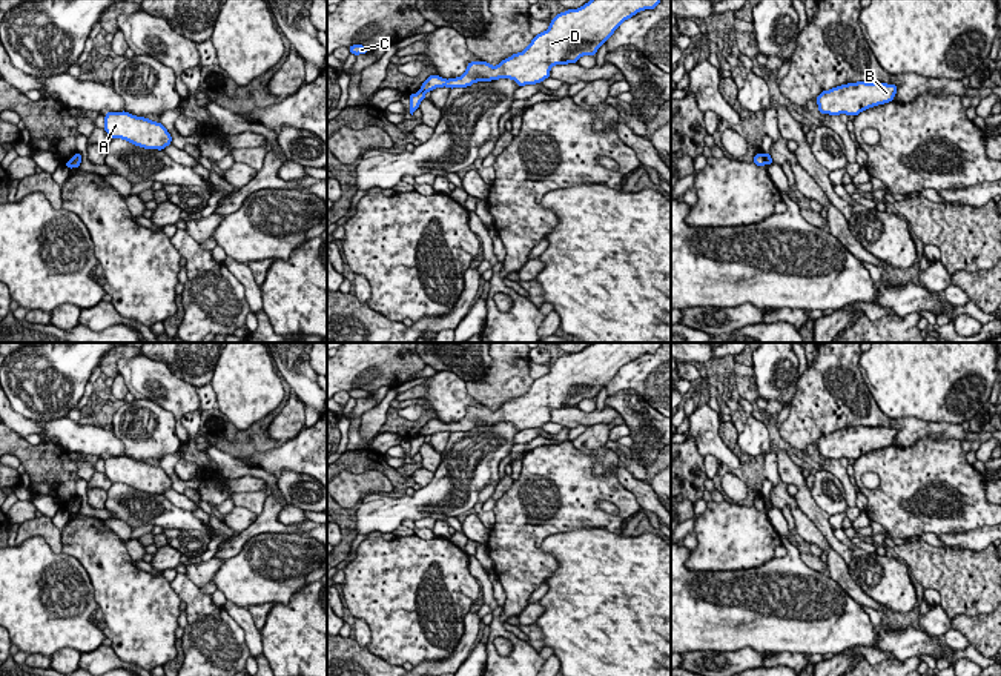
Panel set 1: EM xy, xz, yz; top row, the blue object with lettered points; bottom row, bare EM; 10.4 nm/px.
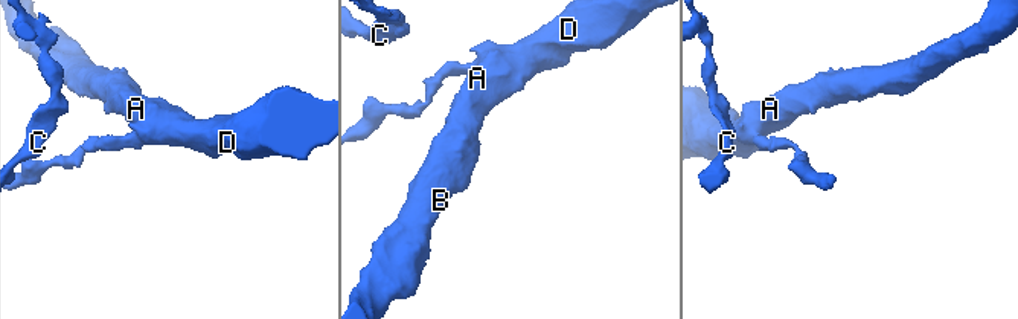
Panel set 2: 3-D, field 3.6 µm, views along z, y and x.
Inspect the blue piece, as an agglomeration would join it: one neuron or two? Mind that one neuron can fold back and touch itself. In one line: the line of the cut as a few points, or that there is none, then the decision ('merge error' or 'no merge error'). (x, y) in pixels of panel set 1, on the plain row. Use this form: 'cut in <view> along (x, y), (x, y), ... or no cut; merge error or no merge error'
cut in xz along (421, 434), (424, 437); merge error

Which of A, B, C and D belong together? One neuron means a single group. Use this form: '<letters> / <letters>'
A B D / C

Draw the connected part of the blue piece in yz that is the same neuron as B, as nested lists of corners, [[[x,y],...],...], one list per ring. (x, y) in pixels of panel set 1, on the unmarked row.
[[[847,427],[823,435],[817,441],[817,449],[821,458],[855,461],[869,452],[894,446],[897,433],[897,429],[887,427]]]

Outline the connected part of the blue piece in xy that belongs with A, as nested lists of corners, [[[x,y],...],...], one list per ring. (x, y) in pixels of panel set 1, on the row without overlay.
[[[126,455],[106,456],[104,475],[112,482],[121,482],[144,493],[163,495],[172,485],[170,478],[160,466],[135,461]]]

